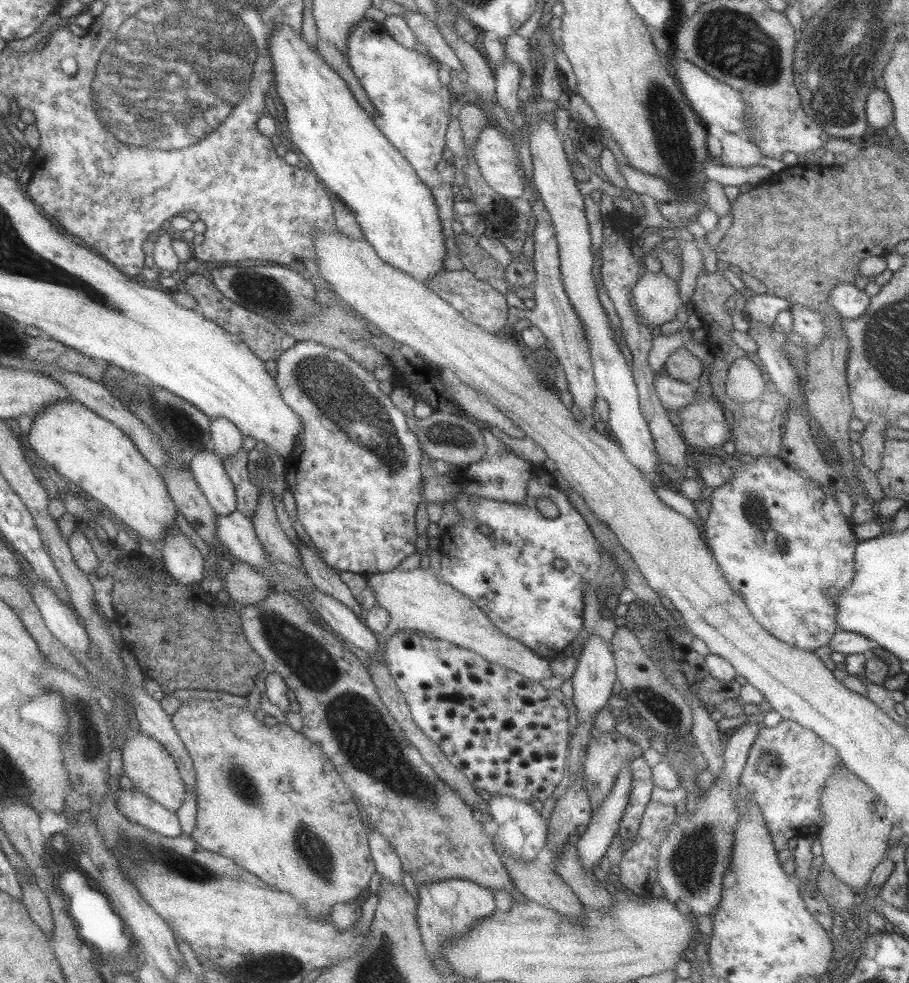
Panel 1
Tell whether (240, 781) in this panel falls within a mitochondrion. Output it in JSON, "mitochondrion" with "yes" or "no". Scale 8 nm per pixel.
{"mitochondrion":"yes"}

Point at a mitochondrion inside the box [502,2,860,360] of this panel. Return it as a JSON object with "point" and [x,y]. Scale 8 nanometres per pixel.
{"point":[728,41]}

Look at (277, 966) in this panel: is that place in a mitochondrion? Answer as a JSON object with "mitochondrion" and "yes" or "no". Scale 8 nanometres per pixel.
{"mitochondrion":"yes"}

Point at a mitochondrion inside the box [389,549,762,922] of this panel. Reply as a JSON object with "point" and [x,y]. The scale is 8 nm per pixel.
{"point":[691,864]}

